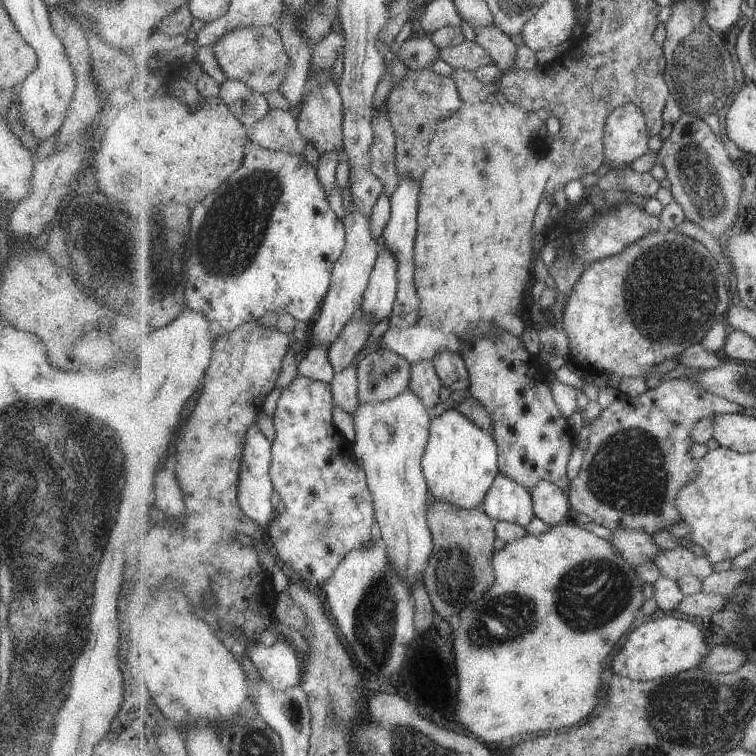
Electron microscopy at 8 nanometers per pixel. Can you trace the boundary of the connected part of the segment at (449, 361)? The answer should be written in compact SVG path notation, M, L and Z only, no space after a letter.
M447 349L442 350L432 360L432 363L436 366L442 383L448 386L451 391L465 390L469 392L470 374L461 353Z

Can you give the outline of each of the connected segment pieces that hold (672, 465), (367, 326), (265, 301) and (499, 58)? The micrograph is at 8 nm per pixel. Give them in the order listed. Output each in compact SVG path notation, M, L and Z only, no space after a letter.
M684 378L669 379L636 398L617 399L611 406L601 410L599 416L589 424L588 449L583 455L578 475L567 491L573 510L611 530L629 529L650 535L669 530L673 524L682 520L682 512L677 507L680 490L692 483L700 471L699 460L689 452L694 443L693 429L707 417L739 413L741 410L740 404L713 394L699 383Z
M363 306L359 309L359 314L353 315L349 324L346 324L341 336L328 350L330 364L335 369L336 374L353 365L353 358L365 346L374 325L372 315L366 313Z
M251 145L248 148L244 163L215 191L197 203L192 208L190 216L190 231L187 234L189 254L187 258L188 281L186 286L186 306L200 312L209 319L210 327L217 337L230 335L235 329L245 323L257 321L267 312L276 312L277 315L292 314L297 321L309 322L317 310L322 308L324 298L328 295L332 274L336 262L344 254L347 242L347 232L344 220L336 213L332 204L327 201L327 192L321 184L318 169L311 166L303 155L266 149Z
M496 24L479 29L476 42L486 48L494 58L493 62L499 65L504 72L513 71L517 46L509 35Z

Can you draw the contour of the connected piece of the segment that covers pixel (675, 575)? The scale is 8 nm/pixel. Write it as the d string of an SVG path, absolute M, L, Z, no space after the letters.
M685 547L662 550L654 562L662 570L663 575L676 581L685 575L693 575L703 580L714 573L713 563L707 556Z

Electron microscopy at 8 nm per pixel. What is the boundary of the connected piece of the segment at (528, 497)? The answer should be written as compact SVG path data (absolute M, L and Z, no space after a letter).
M503 473L496 476L481 506L491 518L521 526L536 516L531 490Z

